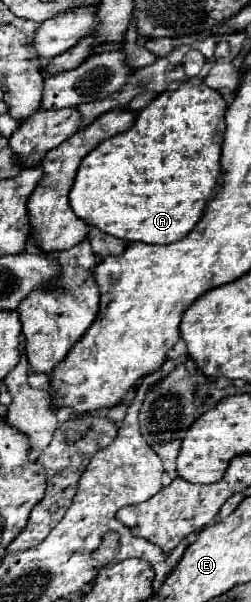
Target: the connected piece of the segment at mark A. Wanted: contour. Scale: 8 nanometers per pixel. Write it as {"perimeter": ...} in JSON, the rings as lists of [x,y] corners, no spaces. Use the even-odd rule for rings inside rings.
{"perimeter":[[[197,78],[183,82],[177,90],[159,94],[139,112],[133,128],[101,142],[87,158],[83,158],[69,198],[73,212],[89,226],[105,230],[125,242],[171,244],[185,238],[203,216],[213,190],[219,186],[225,110],[227,102],[223,96]]]}

